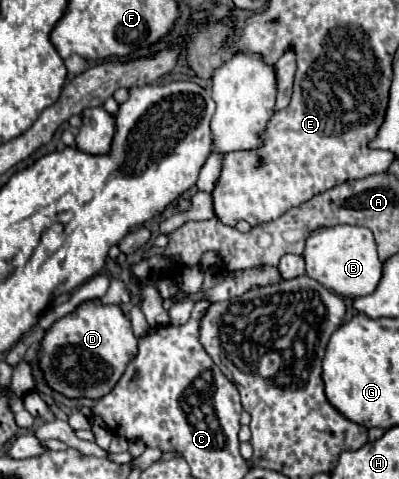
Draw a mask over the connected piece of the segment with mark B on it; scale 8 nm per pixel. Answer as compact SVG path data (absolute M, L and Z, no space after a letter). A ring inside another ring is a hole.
M338 225L332 229L318 229L318 233L312 233L310 241L306 243L304 261L308 277L348 299L374 293L382 279L382 261L376 253L374 235L366 227Z

